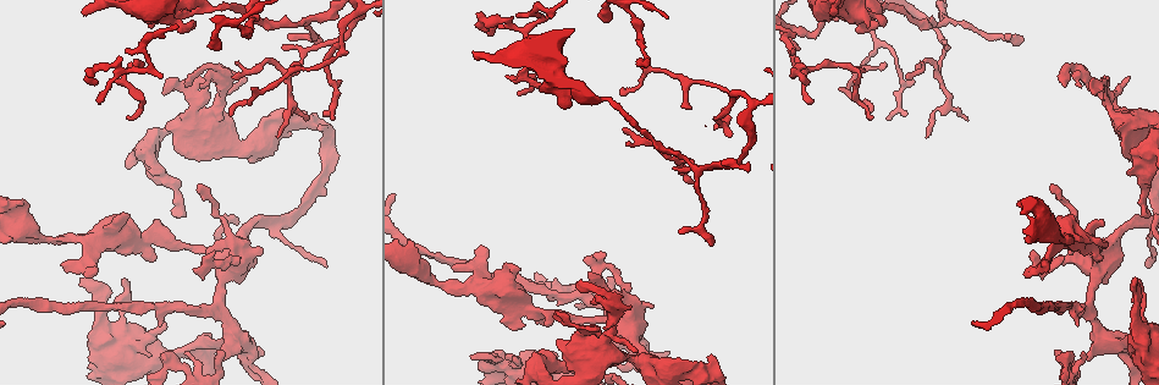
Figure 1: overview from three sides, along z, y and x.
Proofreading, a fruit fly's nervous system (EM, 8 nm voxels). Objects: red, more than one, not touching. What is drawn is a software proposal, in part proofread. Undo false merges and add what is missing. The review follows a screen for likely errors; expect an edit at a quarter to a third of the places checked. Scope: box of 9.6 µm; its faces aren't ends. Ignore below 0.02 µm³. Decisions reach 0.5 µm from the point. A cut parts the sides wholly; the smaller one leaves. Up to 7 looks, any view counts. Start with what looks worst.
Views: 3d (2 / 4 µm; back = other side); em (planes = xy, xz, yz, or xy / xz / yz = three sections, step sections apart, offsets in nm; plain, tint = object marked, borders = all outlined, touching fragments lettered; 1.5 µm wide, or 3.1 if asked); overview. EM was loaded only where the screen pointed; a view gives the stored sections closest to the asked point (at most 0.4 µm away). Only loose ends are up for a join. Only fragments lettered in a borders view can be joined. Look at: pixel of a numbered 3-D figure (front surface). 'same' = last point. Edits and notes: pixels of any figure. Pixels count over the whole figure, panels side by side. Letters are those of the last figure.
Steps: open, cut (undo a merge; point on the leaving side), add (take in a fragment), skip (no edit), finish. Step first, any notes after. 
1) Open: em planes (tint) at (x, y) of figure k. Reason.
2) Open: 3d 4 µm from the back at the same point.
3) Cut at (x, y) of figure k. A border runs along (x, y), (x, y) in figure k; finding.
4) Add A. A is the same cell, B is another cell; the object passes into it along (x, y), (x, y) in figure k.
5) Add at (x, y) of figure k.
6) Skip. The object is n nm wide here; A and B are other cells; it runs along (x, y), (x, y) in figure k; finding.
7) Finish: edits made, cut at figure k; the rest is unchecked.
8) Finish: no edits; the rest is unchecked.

Open: em planes (borders) at (213, 118) of figure 1. Sudden change in width.

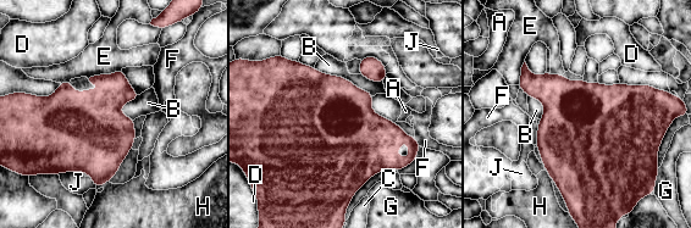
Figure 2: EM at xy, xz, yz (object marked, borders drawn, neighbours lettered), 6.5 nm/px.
Skip. A, B, C, D, E, F, G, H and J are other cells; a border runs along (314, 67), (340, 74), (374, 95) in figure 2; continuous, no second neuron.

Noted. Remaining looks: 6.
Open: em planes (plain) at (133, 71) of figure 1. A narrow waist.

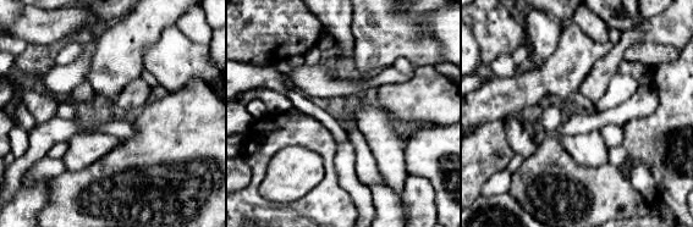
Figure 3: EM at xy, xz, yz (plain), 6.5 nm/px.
Open: em planes (borders) at the same point.

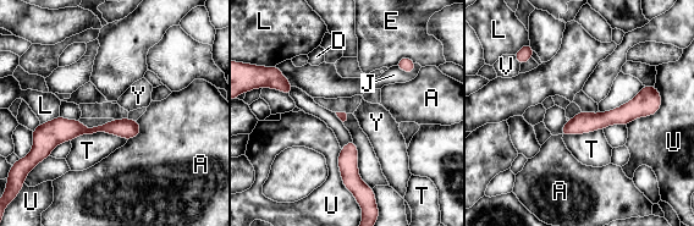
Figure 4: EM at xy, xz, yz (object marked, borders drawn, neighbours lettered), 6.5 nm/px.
Skip. The longest contact is with T, 380 nm; A, D, E, J, L, T, U, V and Y are other cells; one neuron here.

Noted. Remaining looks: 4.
Open: em xz step 4 (borders) at (323, 265) of figure 1. Free end.

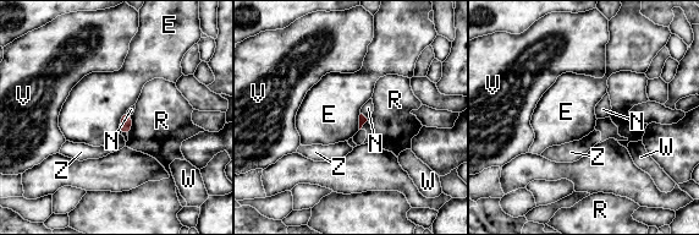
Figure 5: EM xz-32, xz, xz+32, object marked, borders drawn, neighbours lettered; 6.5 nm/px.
Open: em yz step 4 (borders) at the same point. Another direction.

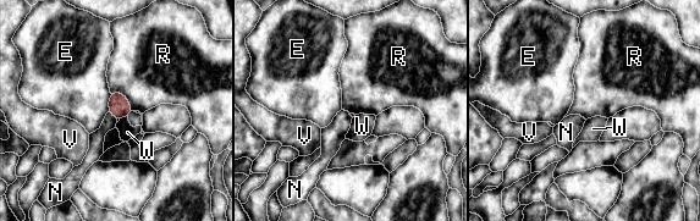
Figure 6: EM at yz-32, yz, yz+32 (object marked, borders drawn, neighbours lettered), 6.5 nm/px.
Skip. E, N, R, V and W are other cells; a border runs along (110, 93), (108, 110) in figure 6; no lettered fragment goes on from it.

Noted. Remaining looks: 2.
Finish: no edits; the rest is unchecked.

